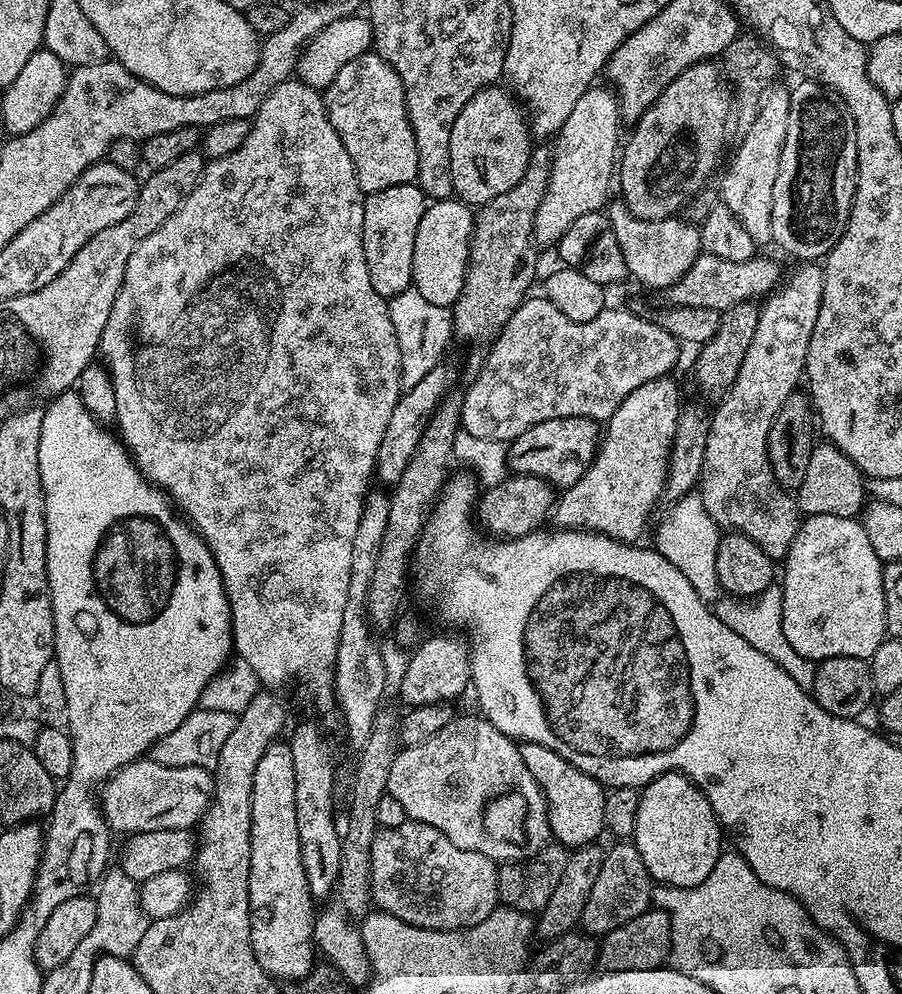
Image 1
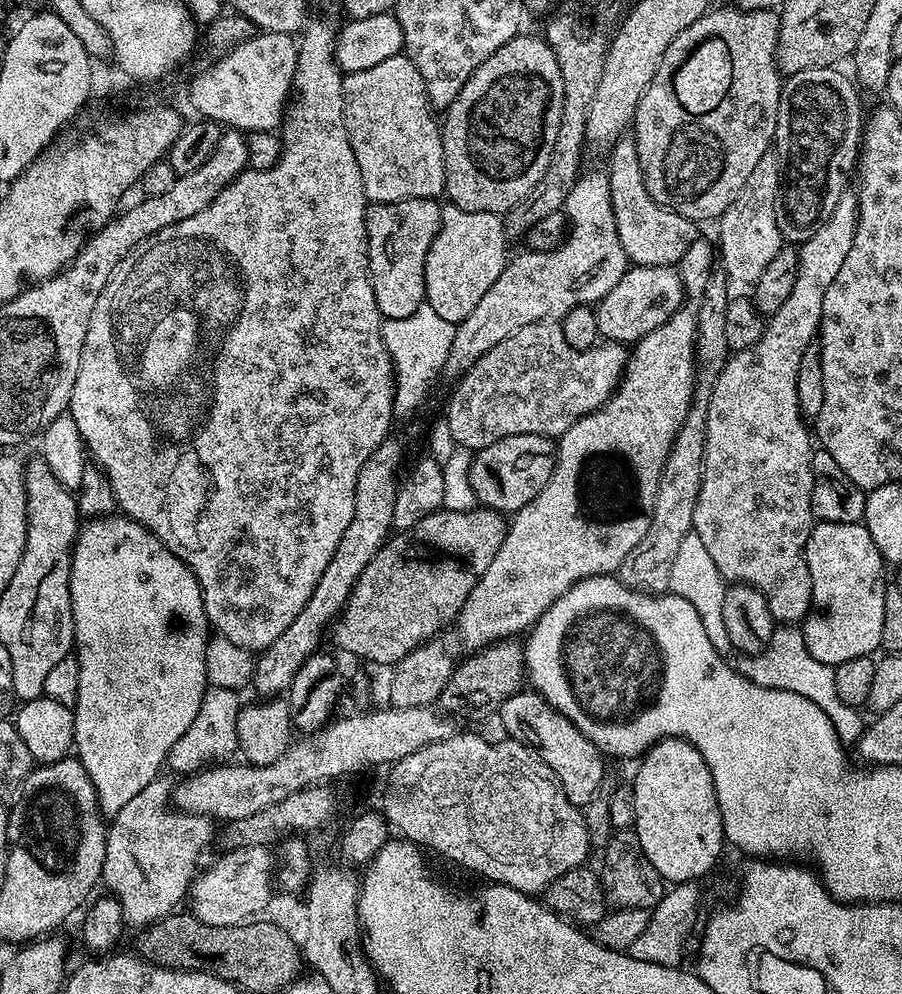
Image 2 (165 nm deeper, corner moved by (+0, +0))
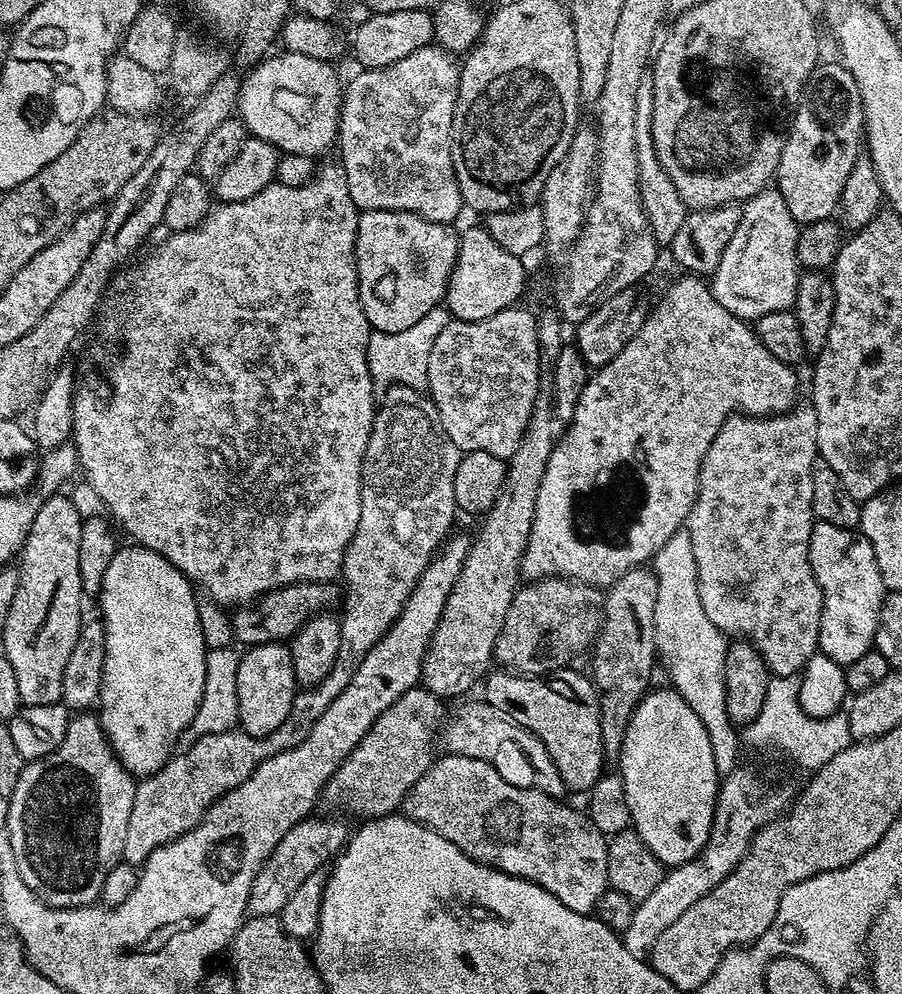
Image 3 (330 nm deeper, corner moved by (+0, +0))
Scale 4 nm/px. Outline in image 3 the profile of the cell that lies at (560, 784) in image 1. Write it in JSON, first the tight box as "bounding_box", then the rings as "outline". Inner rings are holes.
{"bounding_box":[482,666,606,794],"outline":[[[569,666],[545,677],[513,674],[508,670],[493,671],[483,681],[482,700],[510,714],[518,726],[530,730],[539,738],[542,746],[546,746],[554,766],[558,766],[558,774],[569,793],[587,794],[606,772],[606,757],[602,750],[600,693],[585,673],[584,677],[574,669]]]}

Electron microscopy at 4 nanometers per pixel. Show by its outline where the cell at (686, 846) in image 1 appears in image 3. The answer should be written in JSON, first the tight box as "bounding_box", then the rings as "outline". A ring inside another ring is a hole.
{"bounding_box":[618,686,722,866],"outline":[[[665,686],[665,688],[658,689],[657,692],[649,691],[641,698],[640,705],[634,710],[634,714],[630,718],[630,726],[626,726],[626,738],[622,742],[618,763],[620,763],[618,775],[626,786],[626,802],[632,811],[631,827],[636,829],[642,842],[646,842],[646,846],[650,846],[654,858],[658,858],[665,866],[685,864],[693,860],[704,849],[710,838],[710,830],[716,813],[716,793],[722,783],[721,777],[716,775],[714,750],[710,750],[710,738],[706,734],[706,726],[702,726],[702,722],[698,722],[698,714],[694,714],[694,710],[690,710],[690,706],[686,706],[686,702],[671,687]]]}

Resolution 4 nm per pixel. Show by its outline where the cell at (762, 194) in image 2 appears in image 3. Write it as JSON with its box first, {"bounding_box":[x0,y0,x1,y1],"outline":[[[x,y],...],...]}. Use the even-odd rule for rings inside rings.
{"bounding_box":[710,186,801,322],"outline":[[[772,186],[764,189],[756,196],[742,204],[742,222],[738,222],[738,230],[734,230],[734,238],[730,238],[730,246],[726,246],[726,254],[722,254],[722,262],[718,262],[718,270],[710,277],[710,287],[714,298],[730,310],[738,319],[755,322],[762,314],[787,312],[796,303],[796,284],[800,281],[801,269],[796,262],[796,247],[801,225],[786,210],[786,202],[782,194]]]}

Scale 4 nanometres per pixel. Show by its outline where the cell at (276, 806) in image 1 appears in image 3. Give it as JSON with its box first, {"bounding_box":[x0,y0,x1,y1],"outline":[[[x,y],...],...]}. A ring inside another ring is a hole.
{"bounding_box":[238,642,297,736],"outline":[[[284,642],[251,645],[241,655],[238,666],[239,727],[251,736],[274,734],[274,730],[286,722],[297,691],[291,647]]]}

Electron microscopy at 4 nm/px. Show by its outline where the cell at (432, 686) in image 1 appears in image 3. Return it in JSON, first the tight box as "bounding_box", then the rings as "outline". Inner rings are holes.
{"bounding_box":[520,274,798,590],"outline":[[[695,274],[681,275],[681,280],[676,280],[668,288],[668,293],[660,300],[660,305],[649,311],[648,319],[640,328],[640,333],[610,362],[595,369],[589,375],[586,386],[582,390],[582,398],[578,398],[578,406],[574,406],[574,418],[567,421],[565,430],[552,447],[550,462],[546,464],[546,474],[542,476],[542,486],[538,486],[538,502],[534,506],[534,522],[530,526],[530,538],[526,542],[524,557],[520,563],[520,574],[525,581],[546,580],[550,576],[571,578],[582,584],[594,584],[604,590],[613,584],[622,574],[632,568],[647,565],[655,557],[662,546],[676,532],[685,527],[690,510],[696,501],[698,490],[698,474],[702,466],[702,458],[706,458],[706,450],[710,442],[722,430],[728,417],[740,413],[746,416],[775,416],[788,412],[798,403],[796,397],[796,376],[789,365],[782,363],[762,342],[757,338],[755,331],[745,321],[730,314],[722,302],[714,298],[711,287],[701,277]]]}

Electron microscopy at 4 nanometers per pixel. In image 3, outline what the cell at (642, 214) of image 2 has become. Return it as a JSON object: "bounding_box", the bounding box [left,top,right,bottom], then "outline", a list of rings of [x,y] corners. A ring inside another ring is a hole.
{"bounding_box":[634,75,689,245],"outline":[[[651,75],[642,78],[642,86],[638,86],[638,98],[634,109],[634,154],[638,158],[638,190],[642,198],[642,210],[646,210],[646,222],[650,222],[650,230],[654,234],[657,245],[671,245],[674,234],[682,227],[682,222],[688,217],[689,209],[685,208],[678,190],[674,190],[674,182],[670,182],[670,174],[662,170],[662,162],[658,162],[658,154],[654,150],[654,134],[652,133],[652,119],[654,118],[654,86]]]}

